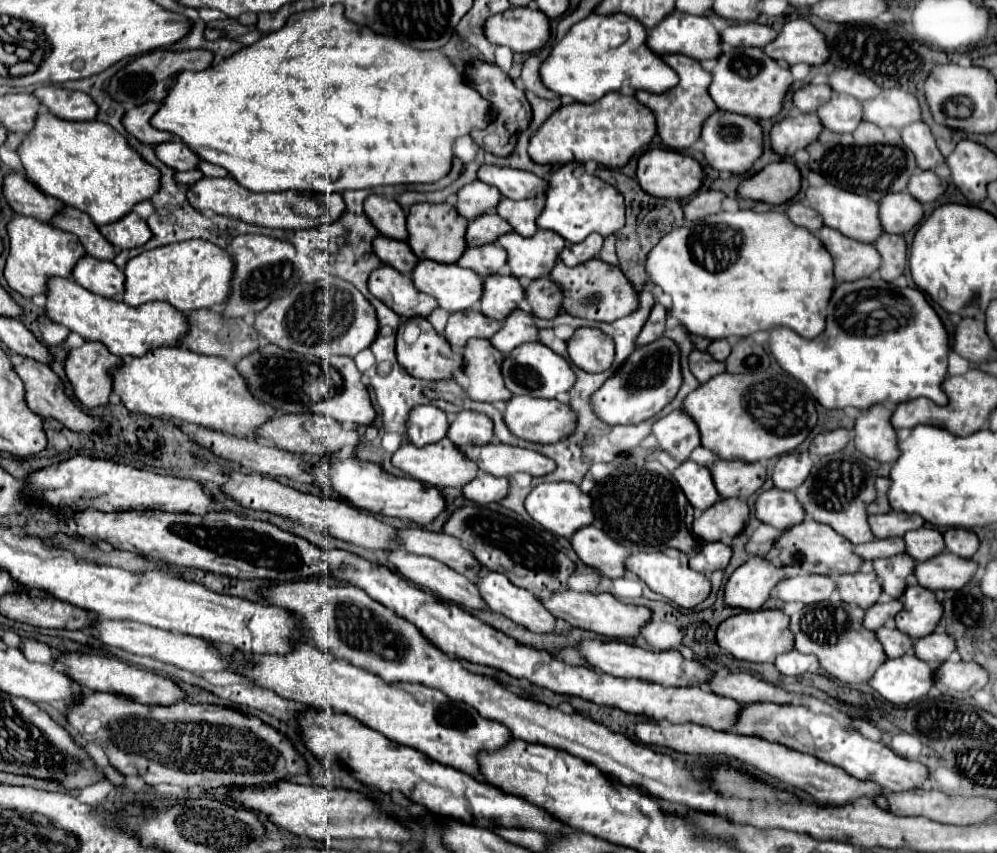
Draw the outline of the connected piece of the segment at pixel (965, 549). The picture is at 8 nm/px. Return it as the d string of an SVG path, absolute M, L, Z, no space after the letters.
M950 528L944 532L946 550L960 556L960 558L972 558L978 550L978 536L964 528Z

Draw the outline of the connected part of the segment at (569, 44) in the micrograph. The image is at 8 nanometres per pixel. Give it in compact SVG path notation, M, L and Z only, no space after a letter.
M590 14L576 22L552 48L550 56L540 66L540 80L558 96L570 96L576 102L592 104L604 94L620 90L626 80L632 90L666 92L670 86L678 84L678 74L646 46L646 30L638 20L624 14Z

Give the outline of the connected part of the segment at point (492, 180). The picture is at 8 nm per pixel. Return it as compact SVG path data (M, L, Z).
M482 164L476 174L478 174L478 180L482 180L490 186L496 186L500 190L500 194L504 194L510 200L534 198L534 196L542 196L546 192L546 180L538 178L536 174L526 172L526 170Z

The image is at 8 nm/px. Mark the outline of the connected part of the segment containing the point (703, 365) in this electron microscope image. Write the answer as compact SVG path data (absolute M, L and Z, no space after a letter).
M700 350L690 352L688 366L690 366L690 372L696 376L698 382L706 382L708 378L712 378L712 376L726 370L724 362L718 362L714 358L710 358L708 352L700 352Z

